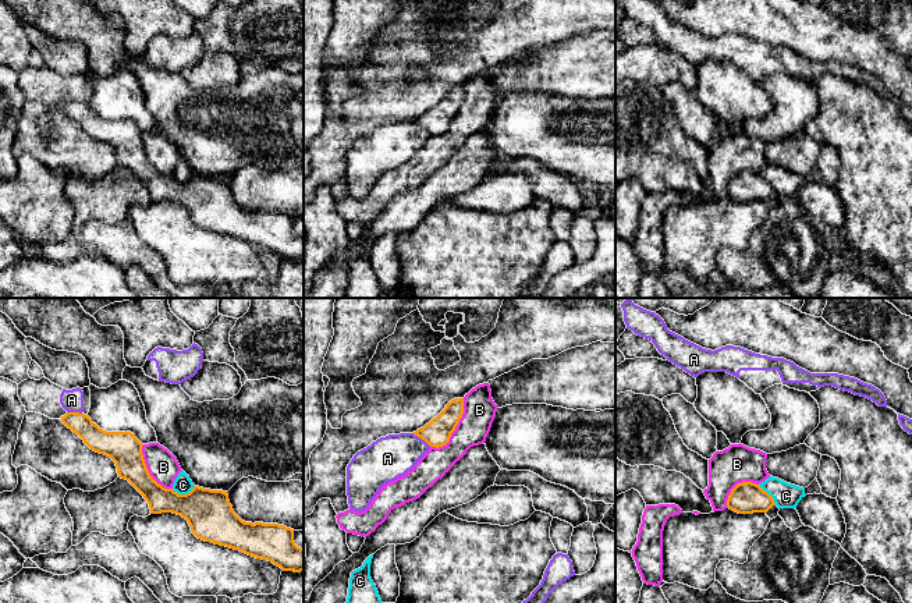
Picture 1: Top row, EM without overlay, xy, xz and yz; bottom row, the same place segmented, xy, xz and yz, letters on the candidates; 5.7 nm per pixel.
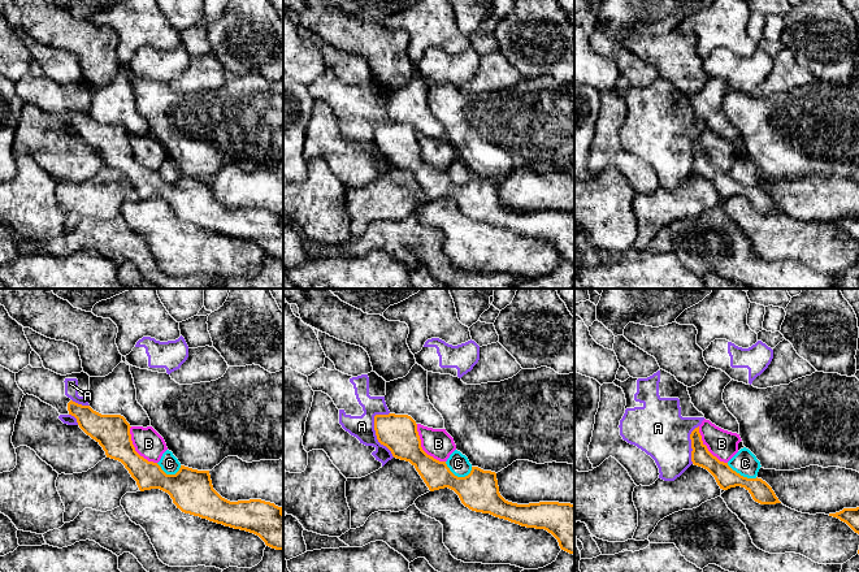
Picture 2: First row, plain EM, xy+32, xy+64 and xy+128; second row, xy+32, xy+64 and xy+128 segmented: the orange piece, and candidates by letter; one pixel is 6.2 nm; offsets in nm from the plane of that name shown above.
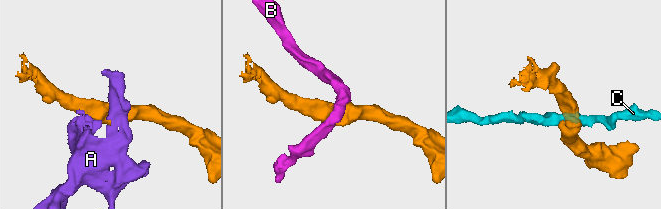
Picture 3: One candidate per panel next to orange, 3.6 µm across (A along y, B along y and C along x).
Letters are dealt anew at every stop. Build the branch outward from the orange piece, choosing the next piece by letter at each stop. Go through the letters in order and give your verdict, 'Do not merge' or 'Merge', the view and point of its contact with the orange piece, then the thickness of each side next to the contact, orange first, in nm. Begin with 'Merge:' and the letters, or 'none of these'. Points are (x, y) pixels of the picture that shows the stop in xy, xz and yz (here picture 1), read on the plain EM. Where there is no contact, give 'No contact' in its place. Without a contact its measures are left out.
Merge: none of these
A: Do not merge. Touches orange at xz (422, 127). Thickness 160 nm (orange) against 260 nm
B: Do not merge. Touches orange at xz (454, 117). Thickness 160 nm (orange) against 190 nm
C: Do not merge. Touches orange at xy (183, 183). Thickness 260 nm (orange) against 110 nm

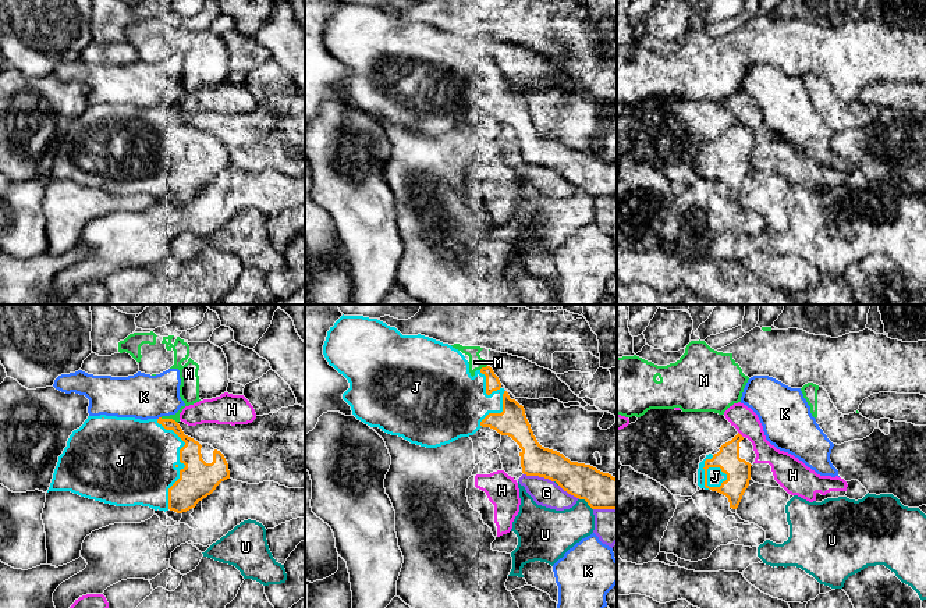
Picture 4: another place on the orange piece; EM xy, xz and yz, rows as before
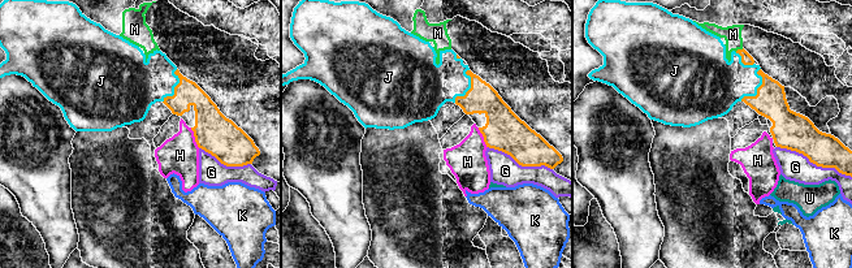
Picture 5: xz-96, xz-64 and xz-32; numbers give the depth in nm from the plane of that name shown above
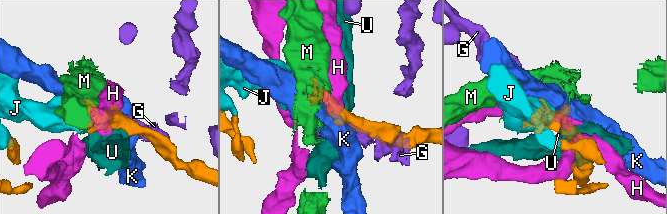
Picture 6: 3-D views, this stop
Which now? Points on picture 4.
Merge: J
G: Do not merge. Touches orange at xz (539, 164). Thickness 200 nm (orange) against 160 nm
H: Do not merge. Touches orange at yz (740, 123). Thickness 140 nm (orange) against 150 nm
J: Merge. Touches orange at yz (705, 159). Thickness 140 nm (orange) against 100 nm
K: Do not merge. Touches orange at xy (159, 106). Thickness 90 nm (orange) against 260 nm
M: Do not merge. Touches orange at xy (169, 107). Thickness 120 nm (orange) against 110 nm
U: Do not merge. Touches orange at xz (586, 189). Thickness 220 nm (orange) against 240 nm

